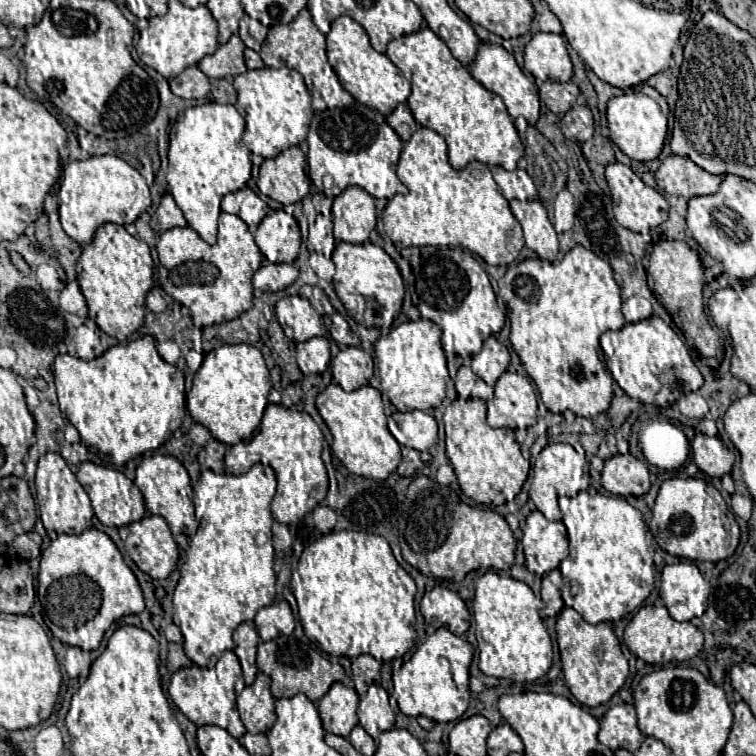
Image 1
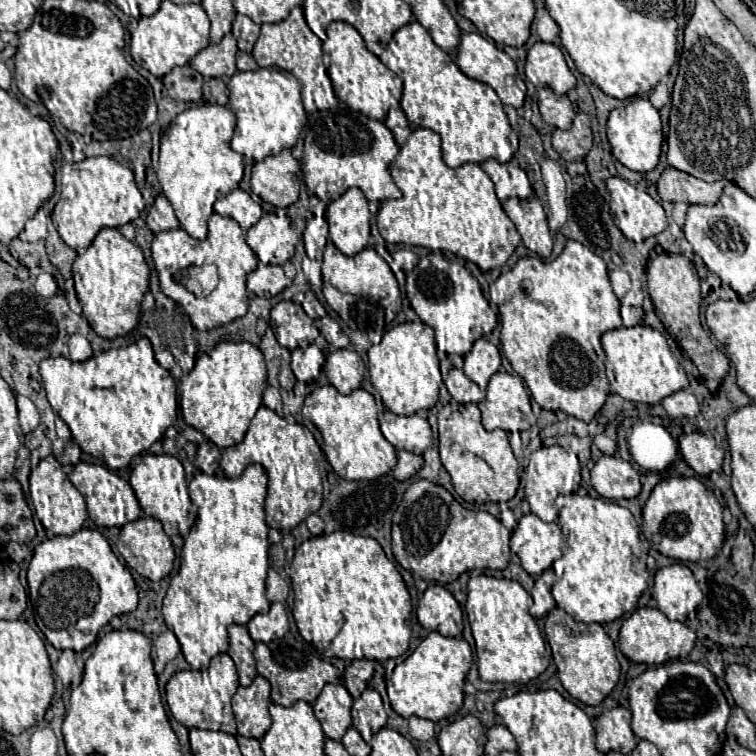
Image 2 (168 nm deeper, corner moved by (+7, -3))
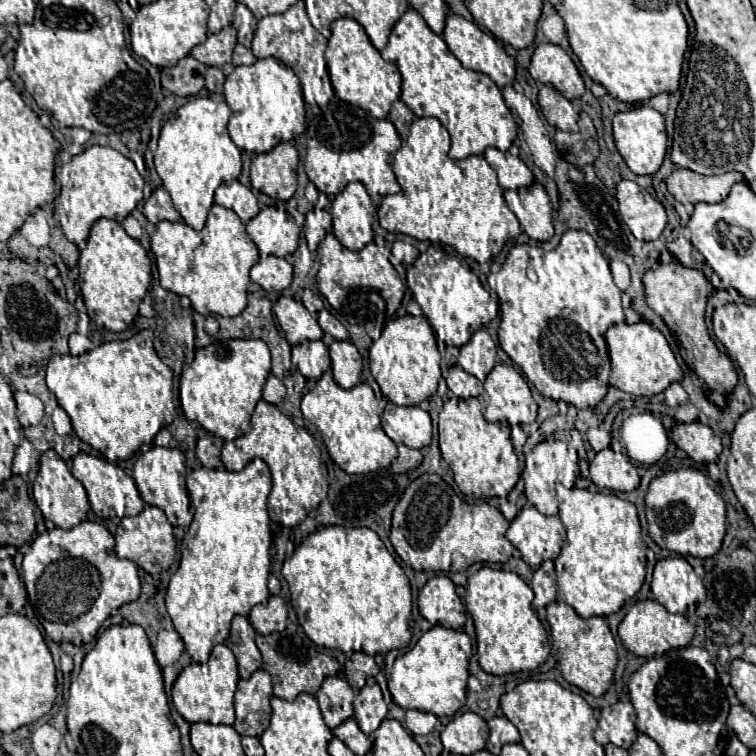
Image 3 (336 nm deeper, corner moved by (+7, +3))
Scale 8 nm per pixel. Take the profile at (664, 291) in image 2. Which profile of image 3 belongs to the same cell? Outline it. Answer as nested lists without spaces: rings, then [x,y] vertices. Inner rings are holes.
[[[673,260],[669,264],[659,264],[657,268],[647,270],[643,284],[647,292],[647,304],[665,320],[669,330],[677,334],[691,364],[695,366],[697,376],[703,378],[707,386],[717,390],[719,394],[729,394],[737,384],[737,372],[729,356],[715,346],[705,326],[705,302],[709,296],[709,280],[705,278],[705,274],[697,268],[687,268],[681,262]]]

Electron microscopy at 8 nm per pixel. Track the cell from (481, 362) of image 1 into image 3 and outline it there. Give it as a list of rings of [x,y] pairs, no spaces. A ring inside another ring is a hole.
[[[485,328],[477,330],[471,340],[461,348],[459,364],[465,372],[473,374],[479,382],[485,382],[487,374],[493,370],[497,358],[497,346]]]

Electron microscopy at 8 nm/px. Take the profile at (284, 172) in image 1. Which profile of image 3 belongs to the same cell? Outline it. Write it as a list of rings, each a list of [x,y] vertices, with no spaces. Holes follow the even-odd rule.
[[[281,142],[251,162],[251,186],[275,200],[289,200],[297,190],[297,166],[297,150]]]

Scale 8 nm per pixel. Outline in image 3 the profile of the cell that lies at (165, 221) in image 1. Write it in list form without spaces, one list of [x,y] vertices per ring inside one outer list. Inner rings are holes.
[[[157,188],[153,190],[151,198],[145,202],[145,210],[143,214],[149,218],[149,222],[157,224],[161,220],[171,220],[177,222],[181,218],[181,214],[175,210],[173,200],[169,196],[169,192],[165,188]]]

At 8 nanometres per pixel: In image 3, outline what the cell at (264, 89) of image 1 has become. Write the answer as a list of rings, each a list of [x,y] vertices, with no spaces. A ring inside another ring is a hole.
[[[263,58],[253,66],[237,66],[225,80],[225,102],[233,110],[227,124],[229,136],[243,152],[269,152],[305,130],[305,104],[299,78],[277,58]]]

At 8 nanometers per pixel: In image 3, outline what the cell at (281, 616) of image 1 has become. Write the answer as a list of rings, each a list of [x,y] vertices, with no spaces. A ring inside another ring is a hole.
[[[269,596],[269,602],[255,606],[249,614],[251,626],[267,636],[271,632],[283,632],[287,626],[287,604],[279,596]]]

